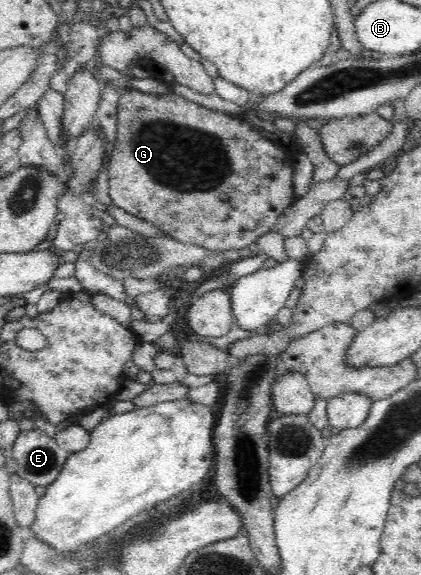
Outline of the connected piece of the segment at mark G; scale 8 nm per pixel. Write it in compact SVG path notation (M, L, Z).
M131 89L123 92L118 102L117 113L117 138L113 146L113 151L110 154L108 167L108 194L112 198L113 204L123 208L129 214L142 217L143 220L151 222L170 236L184 242L185 244L196 244L207 250L245 250L251 242L255 242L262 234L271 231L271 226L277 222L277 219L287 206L294 203L294 180L293 166L295 159L289 151L283 148L282 145L265 138L263 134L257 132L255 127L247 123L245 119L239 118L231 114L221 111L208 109L202 104L186 99L183 95L177 92L164 94L163 96L155 94L147 94L139 90Z

